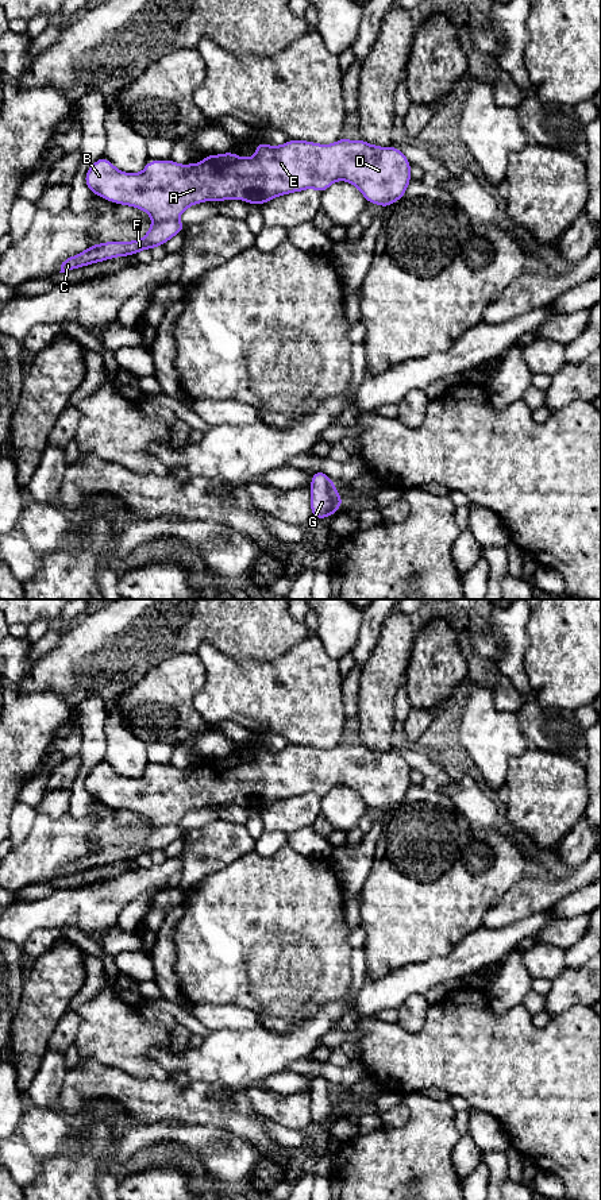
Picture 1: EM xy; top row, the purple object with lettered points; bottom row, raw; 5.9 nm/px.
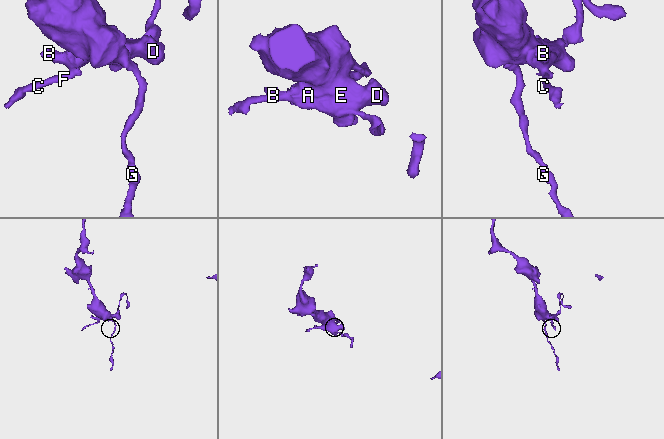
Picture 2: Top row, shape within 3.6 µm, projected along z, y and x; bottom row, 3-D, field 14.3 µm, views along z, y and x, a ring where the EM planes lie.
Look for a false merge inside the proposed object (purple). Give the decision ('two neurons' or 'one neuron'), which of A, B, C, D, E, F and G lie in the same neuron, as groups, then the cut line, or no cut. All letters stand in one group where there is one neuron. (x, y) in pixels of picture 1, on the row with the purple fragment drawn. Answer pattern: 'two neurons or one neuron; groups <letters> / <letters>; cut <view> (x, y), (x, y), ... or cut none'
two neurons; groups A B D E G / C F; cut xy (177, 217), (153, 222)

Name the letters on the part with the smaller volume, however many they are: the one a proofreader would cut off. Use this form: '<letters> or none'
C, F

